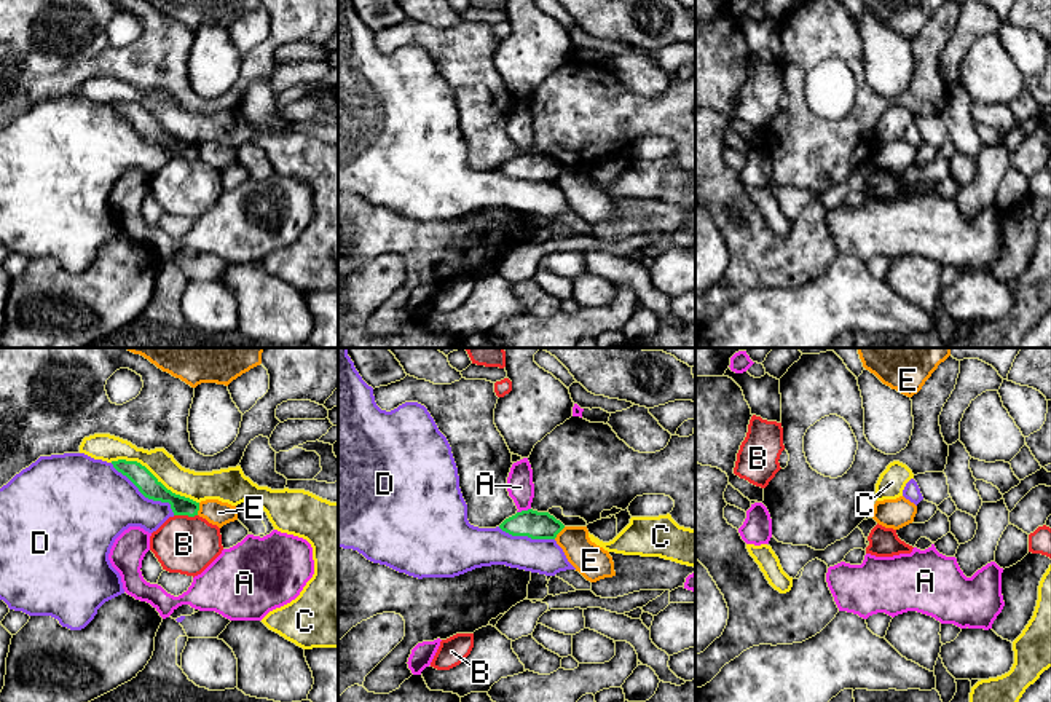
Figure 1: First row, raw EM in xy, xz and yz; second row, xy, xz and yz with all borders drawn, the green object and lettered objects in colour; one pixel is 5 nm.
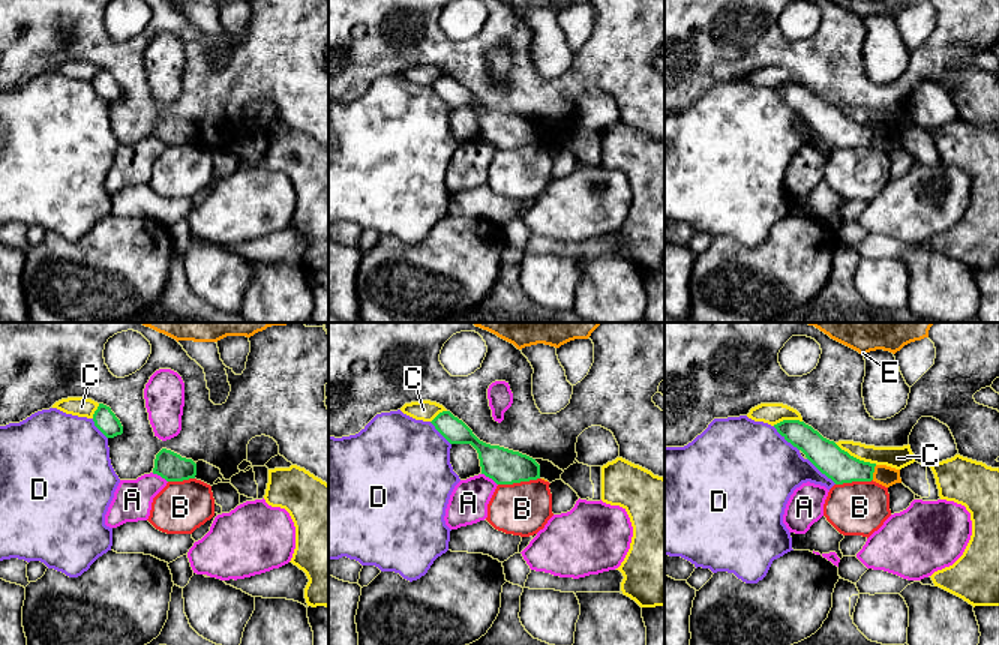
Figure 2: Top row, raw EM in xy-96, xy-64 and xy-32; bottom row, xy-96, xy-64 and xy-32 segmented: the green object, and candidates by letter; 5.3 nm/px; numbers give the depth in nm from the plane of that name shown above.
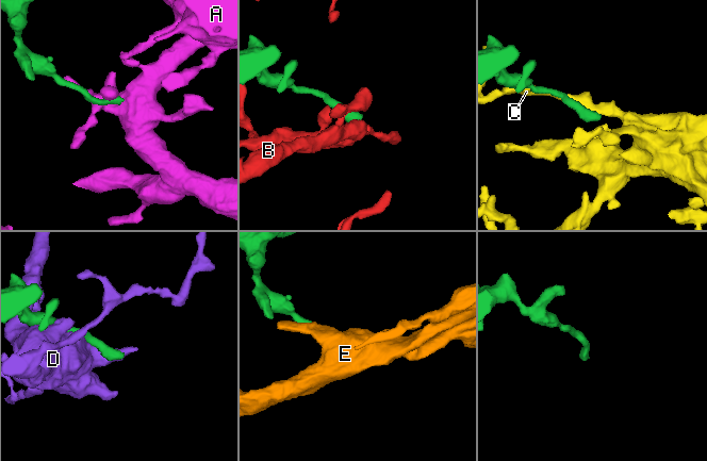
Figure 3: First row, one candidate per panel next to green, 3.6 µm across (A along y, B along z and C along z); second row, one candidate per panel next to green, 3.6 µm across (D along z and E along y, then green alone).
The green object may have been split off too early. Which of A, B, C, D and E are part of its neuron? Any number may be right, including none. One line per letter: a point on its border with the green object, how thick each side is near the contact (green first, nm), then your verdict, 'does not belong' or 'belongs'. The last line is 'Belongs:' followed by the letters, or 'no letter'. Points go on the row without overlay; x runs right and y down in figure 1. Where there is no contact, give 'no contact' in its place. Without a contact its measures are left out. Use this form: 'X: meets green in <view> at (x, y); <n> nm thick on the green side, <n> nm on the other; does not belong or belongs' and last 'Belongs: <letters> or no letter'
A: meets green in xz at (523, 153); 140 nm thick on the green side, 140 nm on the other; does not belong
B: meets green in xy at (185, 157); 110 nm thick on the green side, 300 nm on the other; does not belong
C: meets green in xy at (153, 118); 110 nm thick on the green side, 140 nm on the other; does not belong
D: meets green in xy at (145, 139); 110 nm thick on the green side, 380 nm on the other; does not belong
E: meets green in xy at (198, 152); 100 nm thick on the green side, 120 nm on the other; does not belong
Belongs: no letter

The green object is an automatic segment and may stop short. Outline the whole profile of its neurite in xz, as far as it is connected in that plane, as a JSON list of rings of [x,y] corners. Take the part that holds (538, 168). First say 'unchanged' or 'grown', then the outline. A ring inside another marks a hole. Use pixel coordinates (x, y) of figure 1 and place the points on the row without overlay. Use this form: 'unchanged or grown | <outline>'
unchanged | [[[533,152],[517,155],[506,161],[499,171],[512,179],[528,179],[531,182],[555,182],[565,168],[549,155]]]

